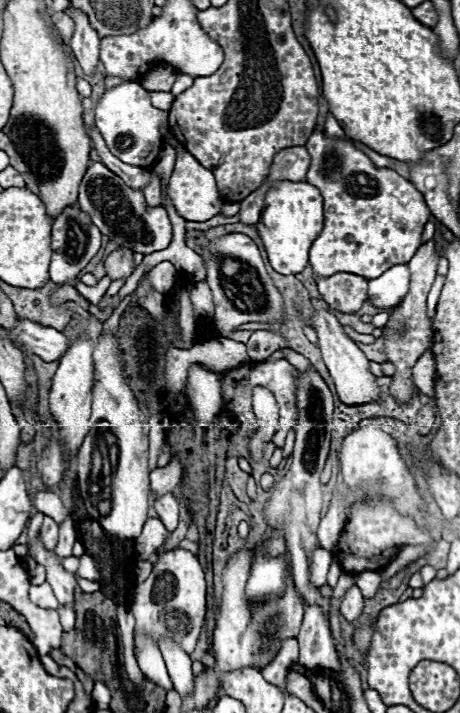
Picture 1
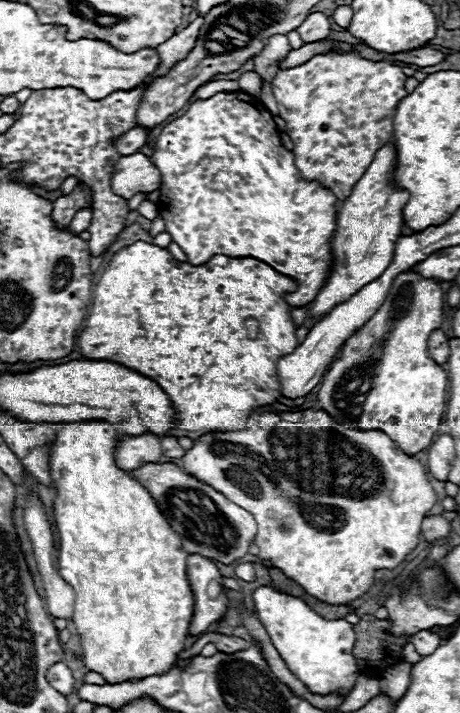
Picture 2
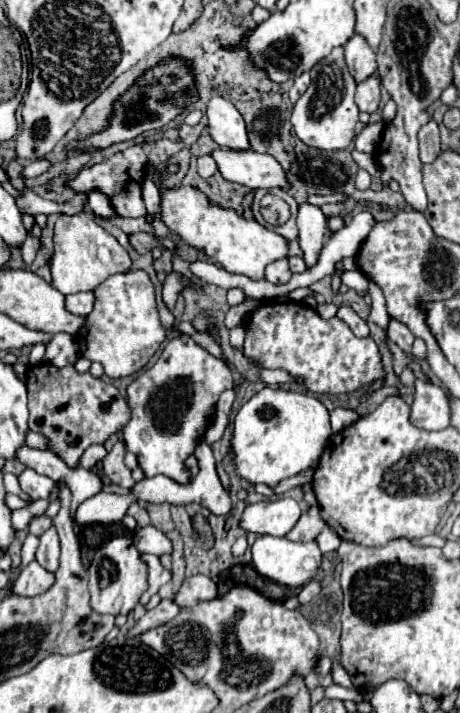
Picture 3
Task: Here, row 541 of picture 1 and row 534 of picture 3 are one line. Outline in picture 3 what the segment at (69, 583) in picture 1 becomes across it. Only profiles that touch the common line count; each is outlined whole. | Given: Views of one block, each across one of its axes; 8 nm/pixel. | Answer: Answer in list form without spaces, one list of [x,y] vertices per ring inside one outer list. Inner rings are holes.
[[[36,516],[32,522],[30,522],[30,532],[40,536],[44,530],[48,530],[52,526],[52,520],[48,516]]]

